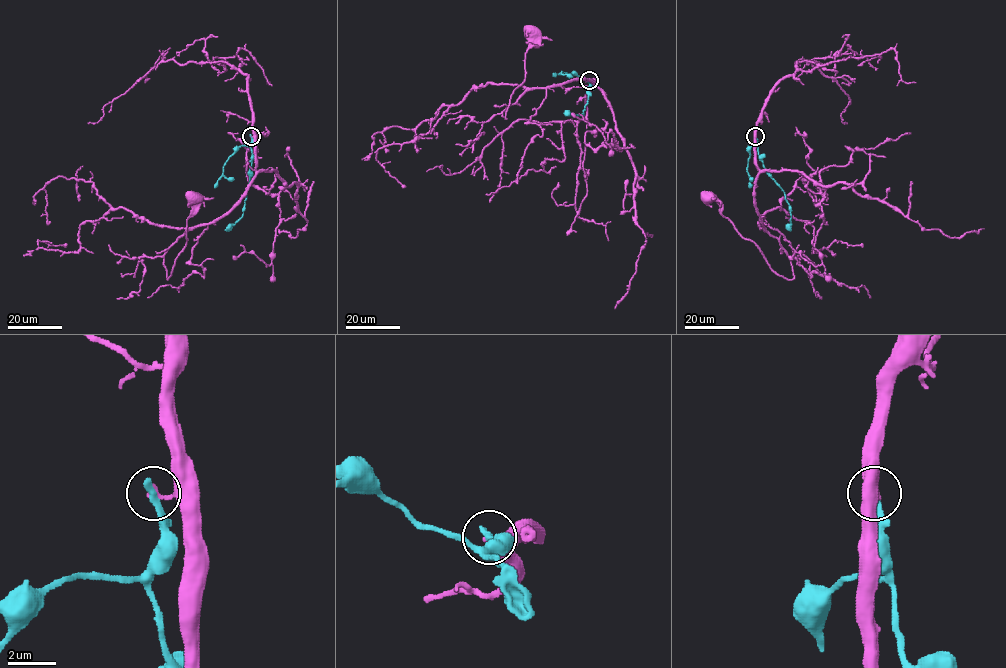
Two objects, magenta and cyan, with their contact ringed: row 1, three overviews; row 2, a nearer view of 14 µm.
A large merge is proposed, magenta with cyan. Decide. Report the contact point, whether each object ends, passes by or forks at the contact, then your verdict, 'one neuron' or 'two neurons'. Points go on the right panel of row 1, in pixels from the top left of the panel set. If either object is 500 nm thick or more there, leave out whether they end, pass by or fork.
at (755, 136); magenta ends there; cyan ends there; two neurons

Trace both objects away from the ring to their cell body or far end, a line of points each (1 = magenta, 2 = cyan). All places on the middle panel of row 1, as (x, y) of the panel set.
1: (589, 80), (594, 83), (571, 79), (529, 88), (505, 118), (525, 78), (534, 34)
2: (589, 80), (588, 103), (583, 113), (563, 113)

